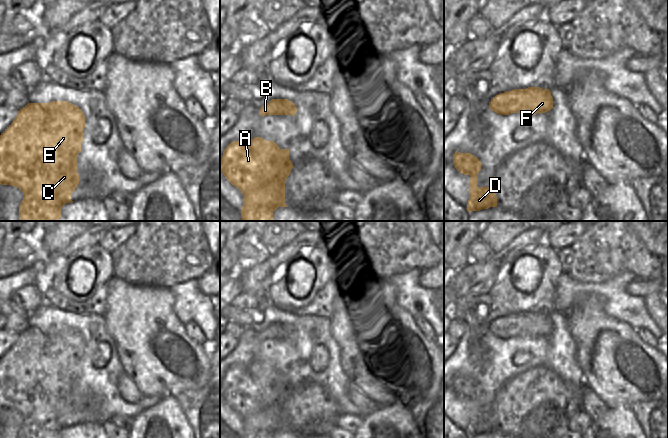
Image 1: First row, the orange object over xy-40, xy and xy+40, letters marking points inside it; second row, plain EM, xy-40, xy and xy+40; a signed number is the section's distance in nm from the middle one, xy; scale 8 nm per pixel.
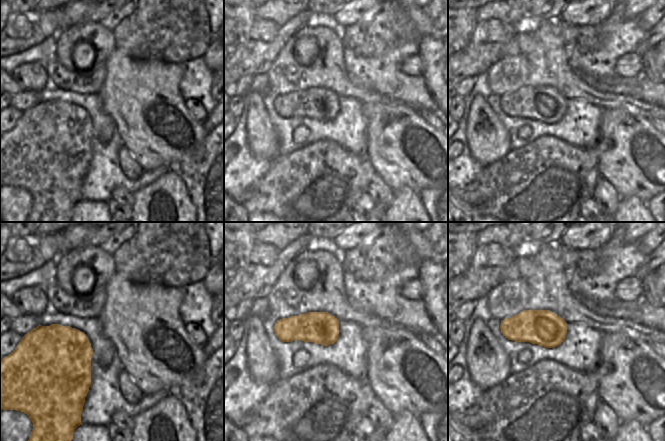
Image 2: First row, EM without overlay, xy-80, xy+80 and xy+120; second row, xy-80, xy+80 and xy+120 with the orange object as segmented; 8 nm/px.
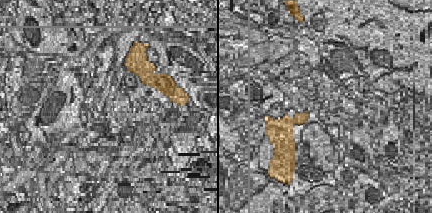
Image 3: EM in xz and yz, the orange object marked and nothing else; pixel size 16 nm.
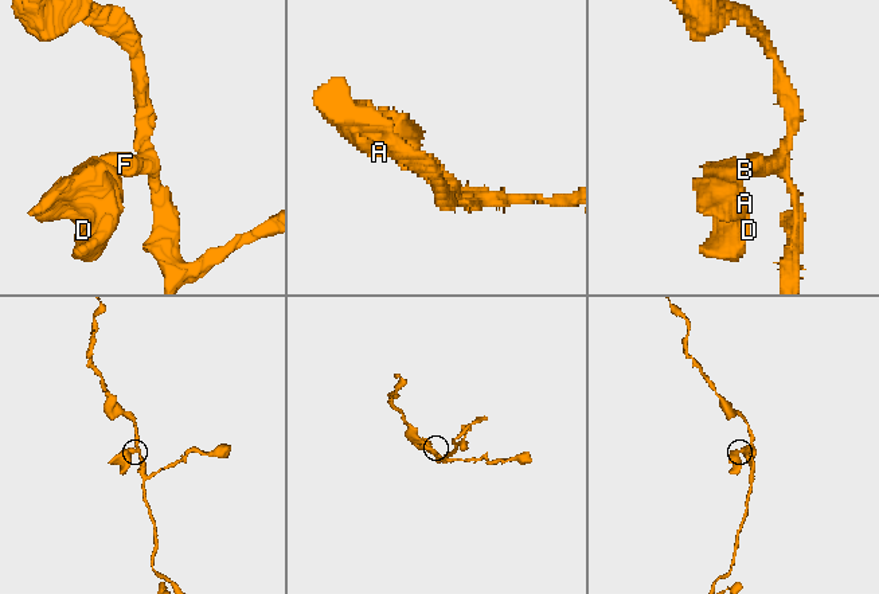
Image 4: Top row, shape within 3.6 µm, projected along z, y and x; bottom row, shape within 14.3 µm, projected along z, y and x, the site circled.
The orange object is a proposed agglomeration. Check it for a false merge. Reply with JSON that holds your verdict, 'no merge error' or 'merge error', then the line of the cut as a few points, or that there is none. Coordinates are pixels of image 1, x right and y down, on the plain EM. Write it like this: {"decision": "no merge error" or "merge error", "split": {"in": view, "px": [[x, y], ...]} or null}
{"decision": "no merge error", "split": null}

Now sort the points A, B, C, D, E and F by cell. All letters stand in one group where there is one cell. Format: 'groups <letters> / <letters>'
groups A B C D E F

